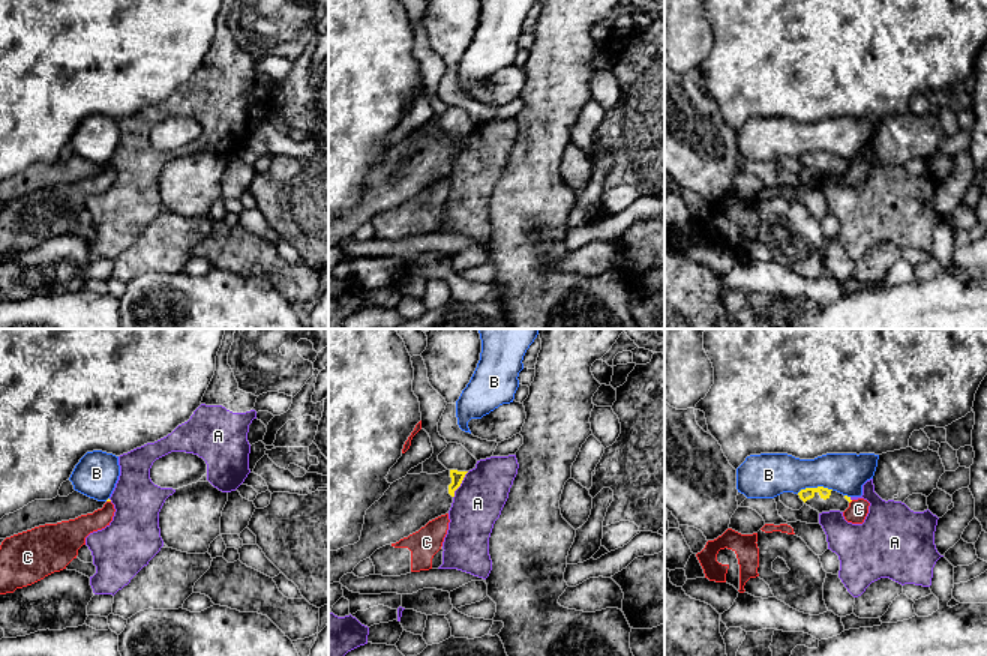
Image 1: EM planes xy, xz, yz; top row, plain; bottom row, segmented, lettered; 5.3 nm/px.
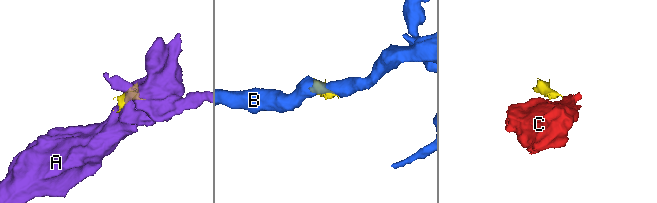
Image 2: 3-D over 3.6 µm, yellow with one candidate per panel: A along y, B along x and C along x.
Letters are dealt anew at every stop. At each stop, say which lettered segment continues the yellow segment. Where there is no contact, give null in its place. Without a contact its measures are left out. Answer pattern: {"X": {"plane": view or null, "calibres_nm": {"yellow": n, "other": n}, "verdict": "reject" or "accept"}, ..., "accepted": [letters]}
{"A": {"plane": "xz", "calibres_nm": {"yellow": 70, "other": 260}, "verdict": "reject"}, "B": {"plane": "yz", "calibres_nm": {"yellow": 70, "other": 220}, "verdict": "reject"}, "C": {"plane": "xy", "calibres_nm": {"yellow": 20, "other": 140}, "verdict": "reject"}, "accepted": []}

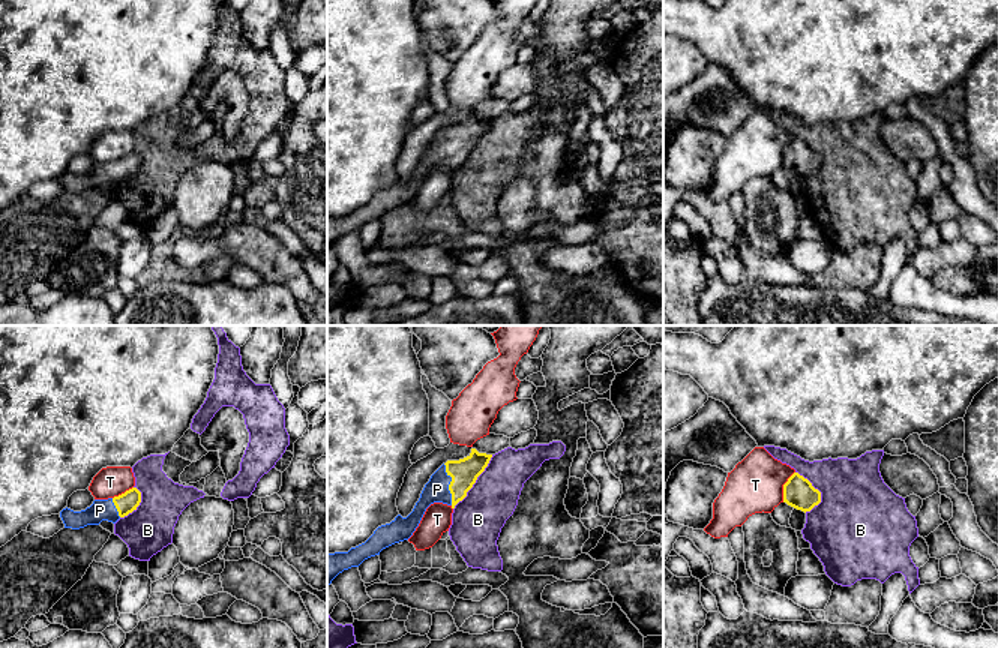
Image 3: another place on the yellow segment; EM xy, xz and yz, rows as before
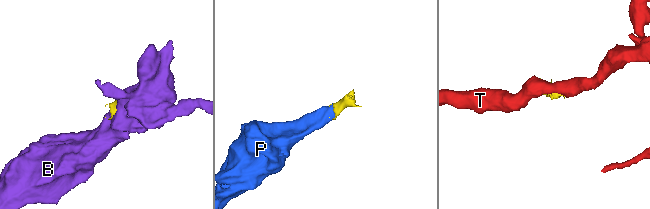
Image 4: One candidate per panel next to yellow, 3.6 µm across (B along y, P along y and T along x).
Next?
{"B": {"plane": "xz", "calibres_nm": {"yellow": 150, "other": 280}, "verdict": "reject"}, "P": {"plane": "xz", "calibres_nm": {"yellow": 150, "other": 130}, "verdict": "accept"}, "T": {"plane": "yz", "calibres_nm": {"yellow": 160, "other": 300}, "verdict": "reject"}, "accepted": ["P"]}

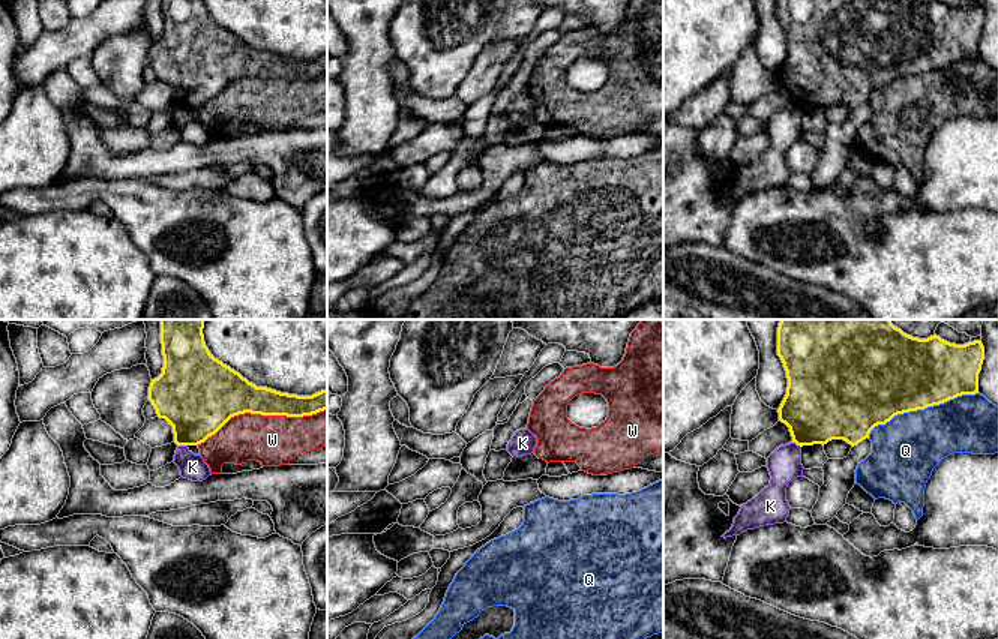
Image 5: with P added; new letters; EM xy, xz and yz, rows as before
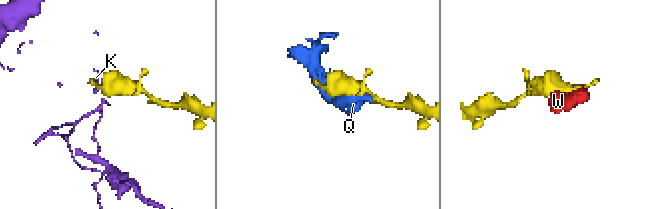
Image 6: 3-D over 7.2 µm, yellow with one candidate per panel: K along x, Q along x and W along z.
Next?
{"K": {"plane": "xy", "calibres_nm": {"yellow": 380, "other": 140}, "verdict": "reject"}, "Q": {"plane": "yz", "calibres_nm": {"yellow": 440, "other": 360}, "verdict": "reject"}, "W": {"plane": "xy", "calibres_nm": {"yellow": 280, "other": 280}, "verdict": "reject"}, "accepted": []}

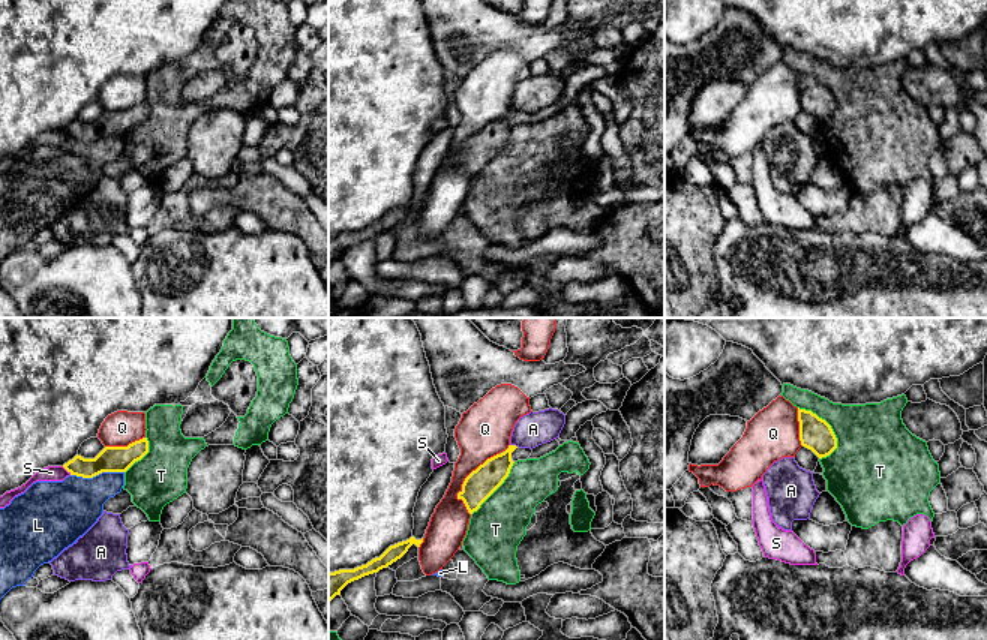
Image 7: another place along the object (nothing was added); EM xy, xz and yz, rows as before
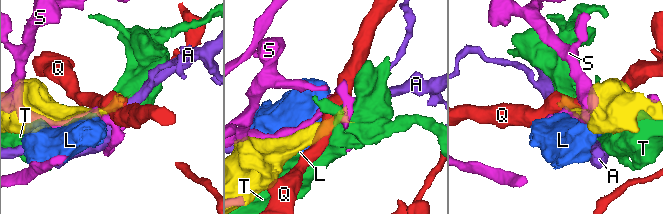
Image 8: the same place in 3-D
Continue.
{"A": {"plane": "xz", "calibres_nm": {"yellow": 160, "other": 180}, "verdict": "reject"}, "L": {"plane": "xy", "calibres_nm": {"yellow": 140, "other": 320}, "verdict": "reject"}, "Q": {"plane": "xz", "calibres_nm": {"yellow": 160, "other": 260}, "verdict": "reject"}, "S": {"plane": "xy", "calibres_nm": {"yellow": 140, "other": 80}, "verdict": "reject"}, "T": {"plane": "yz", "calibres_nm": {"yellow": 180, "other": 380}, "verdict": "reject"}, "accepted": []}

